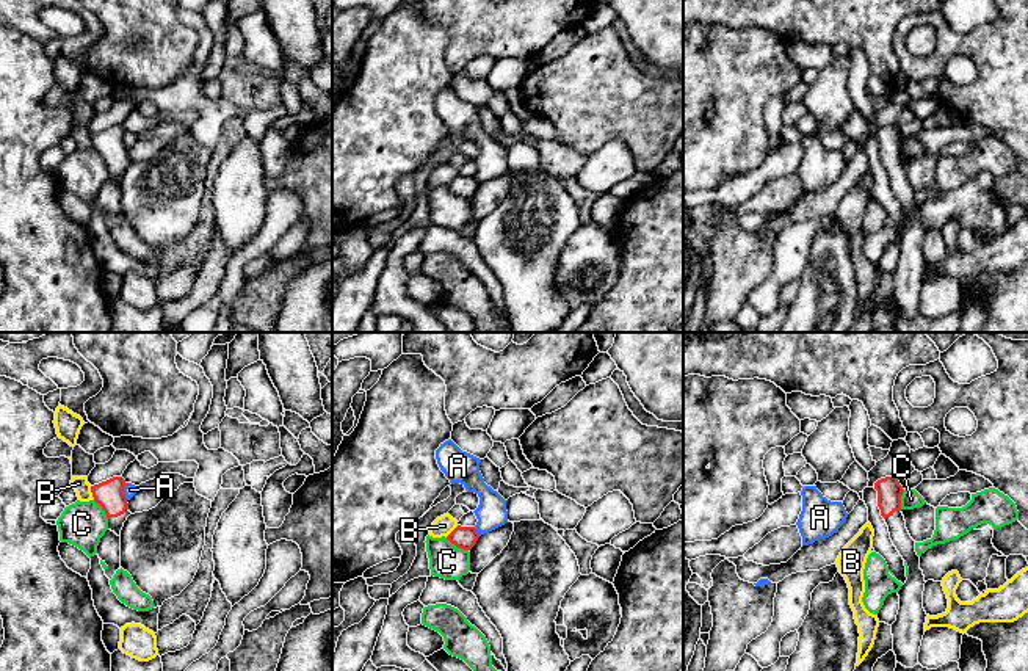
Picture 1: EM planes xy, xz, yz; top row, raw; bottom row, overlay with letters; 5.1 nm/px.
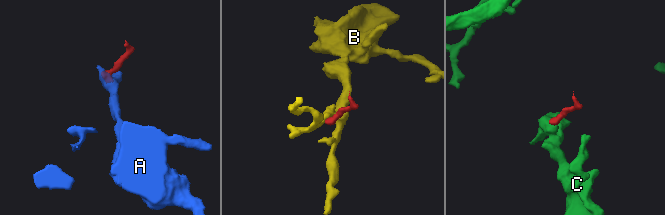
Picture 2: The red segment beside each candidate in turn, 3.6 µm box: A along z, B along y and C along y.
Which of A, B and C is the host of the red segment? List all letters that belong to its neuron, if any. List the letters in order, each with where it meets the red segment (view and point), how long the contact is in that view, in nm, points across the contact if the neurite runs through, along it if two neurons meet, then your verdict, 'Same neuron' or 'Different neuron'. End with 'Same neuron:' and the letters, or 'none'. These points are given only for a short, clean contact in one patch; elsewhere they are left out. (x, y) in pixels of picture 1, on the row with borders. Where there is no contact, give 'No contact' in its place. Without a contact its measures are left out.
A: Touches red at xy (123, 491). Shared border 90 nm. Boundary: xy (127, 483), (124, 488), (126, 499). Different neuron
B: Touches red at xy (91, 491). Shared border 80 nm. Boundary: xy (90, 486), (94, 499). Different neuron
C: Touches red at xz (456, 546). Shared border 140 nm. Boundary: xz (445, 538), (467, 551). Different neuron
Same neuron: none

